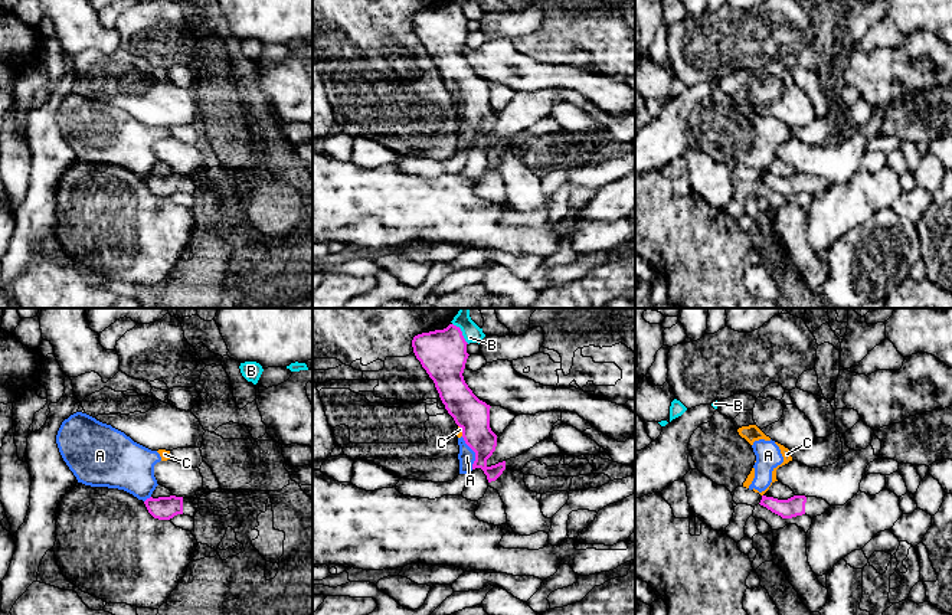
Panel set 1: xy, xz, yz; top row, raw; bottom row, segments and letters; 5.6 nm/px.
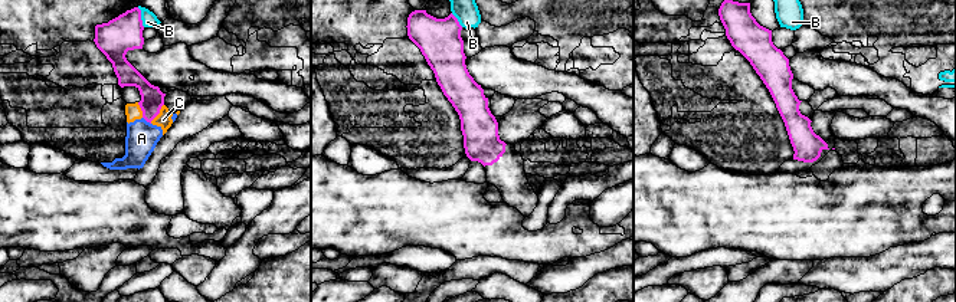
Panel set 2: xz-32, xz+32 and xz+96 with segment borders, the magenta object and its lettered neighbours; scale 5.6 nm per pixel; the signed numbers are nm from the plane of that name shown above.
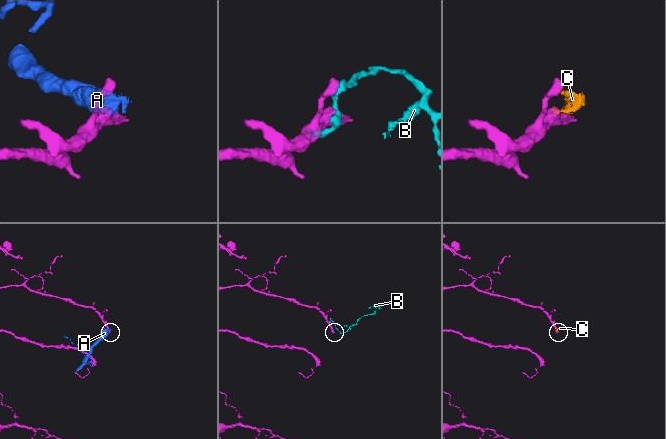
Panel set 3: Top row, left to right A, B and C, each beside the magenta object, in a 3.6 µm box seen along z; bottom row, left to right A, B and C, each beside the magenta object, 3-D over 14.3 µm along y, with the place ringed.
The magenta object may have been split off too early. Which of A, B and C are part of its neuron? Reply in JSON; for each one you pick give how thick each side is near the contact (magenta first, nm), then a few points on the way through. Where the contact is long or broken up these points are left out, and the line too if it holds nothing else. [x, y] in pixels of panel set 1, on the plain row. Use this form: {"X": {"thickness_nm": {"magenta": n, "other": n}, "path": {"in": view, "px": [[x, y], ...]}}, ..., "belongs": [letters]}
{"belongs": []}

